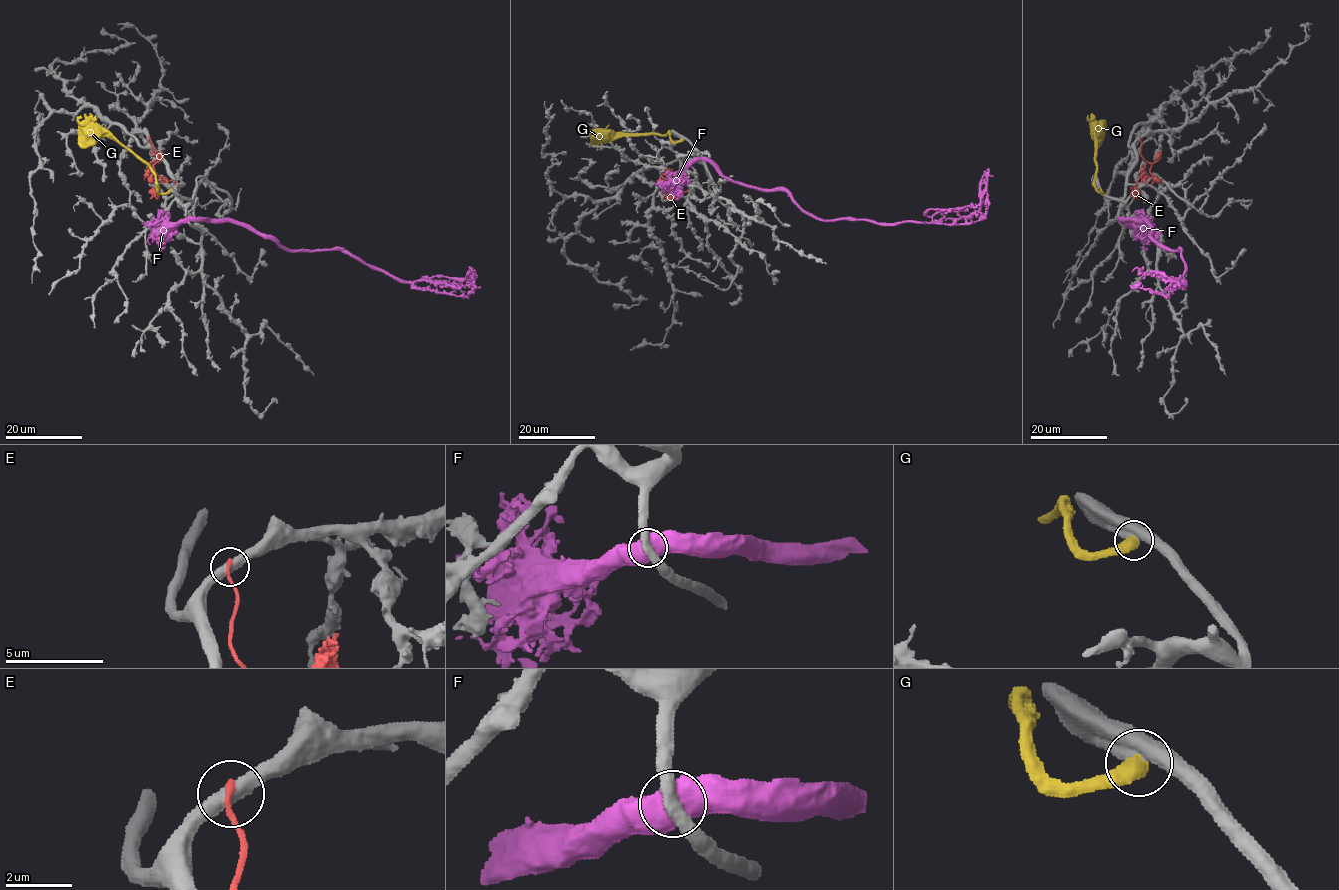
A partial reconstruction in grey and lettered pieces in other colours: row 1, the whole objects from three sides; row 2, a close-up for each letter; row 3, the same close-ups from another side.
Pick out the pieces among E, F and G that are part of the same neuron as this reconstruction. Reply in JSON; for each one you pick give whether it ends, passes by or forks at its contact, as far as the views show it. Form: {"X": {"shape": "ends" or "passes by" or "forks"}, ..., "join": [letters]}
{"G": {"shape": "ends"}, "join": ["G"]}

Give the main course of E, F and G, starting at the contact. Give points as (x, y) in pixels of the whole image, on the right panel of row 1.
E: (1140, 138), (1141, 156), (1147, 162), (1146, 175), (1137, 181), (1140, 193), (1130, 187)
F: (1120, 220), (1143, 220), (1150, 236), (1181, 250), (1185, 265), (1184, 282), (1174, 281), (1165, 296), (1130, 284)
G: (1100, 190), (1094, 184), (1095, 133), (1091, 117)

